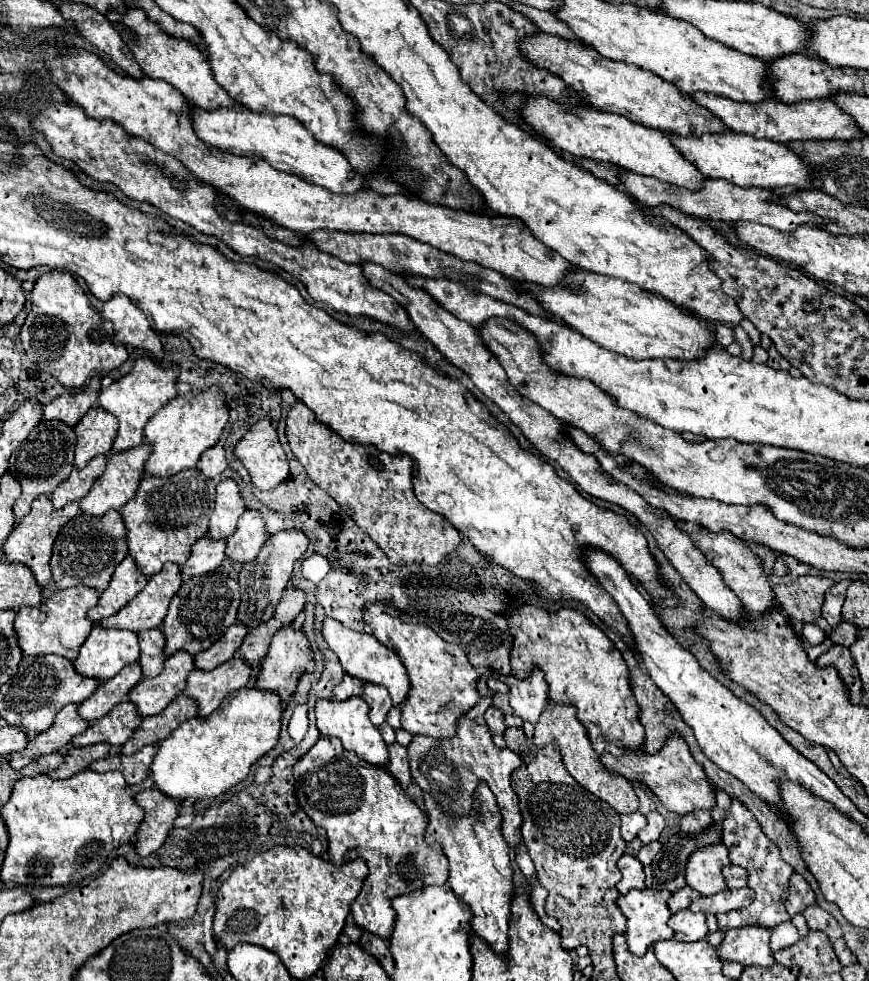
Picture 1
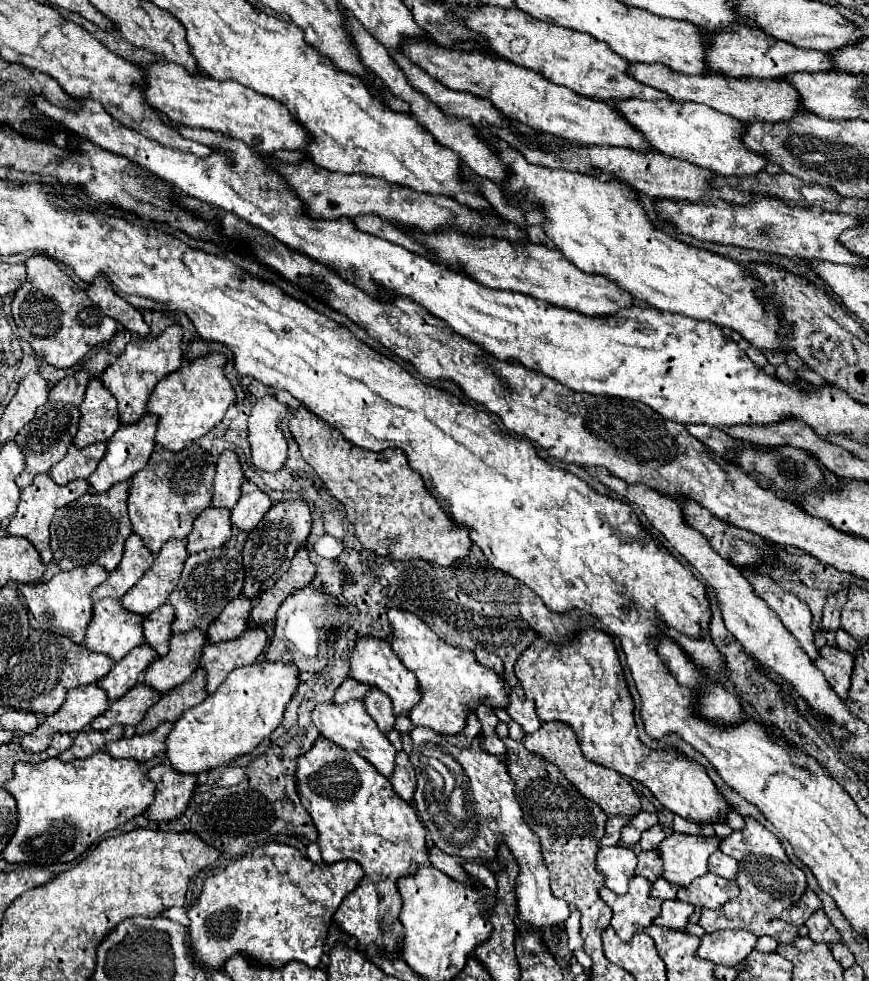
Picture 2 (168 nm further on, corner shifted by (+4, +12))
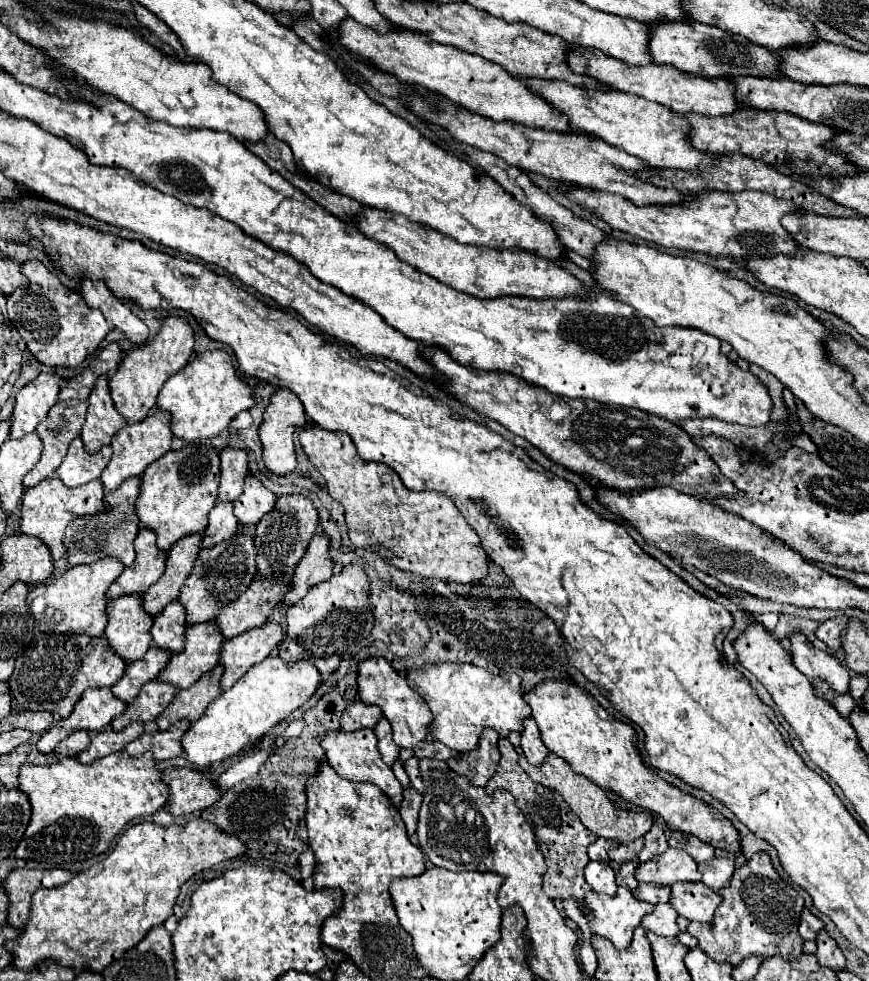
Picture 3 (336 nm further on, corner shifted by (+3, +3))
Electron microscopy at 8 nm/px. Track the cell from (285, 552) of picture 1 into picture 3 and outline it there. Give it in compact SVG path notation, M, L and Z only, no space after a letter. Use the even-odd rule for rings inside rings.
M280 496L274 510L268 512L266 518L262 518L256 524L254 546L258 550L256 556L258 576L278 578L280 574L290 574L304 556L304 550L310 538L314 536L316 526L318 526L318 512L306 496Z

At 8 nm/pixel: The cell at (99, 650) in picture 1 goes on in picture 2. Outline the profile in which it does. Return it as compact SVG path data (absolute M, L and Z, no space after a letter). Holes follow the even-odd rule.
M105 597L95 601L93 619L87 627L85 641L87 649L105 653L113 661L123 659L133 647L145 643L143 617L127 611L119 599Z

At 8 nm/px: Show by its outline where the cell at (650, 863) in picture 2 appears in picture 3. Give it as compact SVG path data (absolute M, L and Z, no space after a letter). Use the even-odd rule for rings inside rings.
M624 862L620 866L620 870L616 872L616 884L618 886L628 886L630 890L636 890L638 888L636 866L638 866L638 862Z

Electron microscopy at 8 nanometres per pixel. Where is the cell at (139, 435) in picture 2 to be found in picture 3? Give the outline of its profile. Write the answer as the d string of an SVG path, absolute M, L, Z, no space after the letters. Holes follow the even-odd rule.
M154 410L146 420L138 424L126 424L122 430L118 430L110 444L114 454L100 476L100 482L104 484L106 492L114 492L126 478L132 478L132 476L138 478L148 464L152 464L172 448L172 440L174 436L170 432L170 414L164 410Z

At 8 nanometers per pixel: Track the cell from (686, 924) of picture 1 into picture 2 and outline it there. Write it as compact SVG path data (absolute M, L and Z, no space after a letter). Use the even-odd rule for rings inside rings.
M677 899L663 901L661 913L653 919L653 923L655 925L661 925L661 927L667 927L667 929L683 931L691 913L693 913L693 907L687 905L687 903L681 903Z

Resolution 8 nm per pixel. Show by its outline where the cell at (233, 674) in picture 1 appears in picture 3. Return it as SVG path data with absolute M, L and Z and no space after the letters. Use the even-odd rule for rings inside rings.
M266 622L260 628L252 628L240 636L222 642L218 664L224 666L220 688L232 688L254 664L268 658L282 642L284 628L278 622Z

